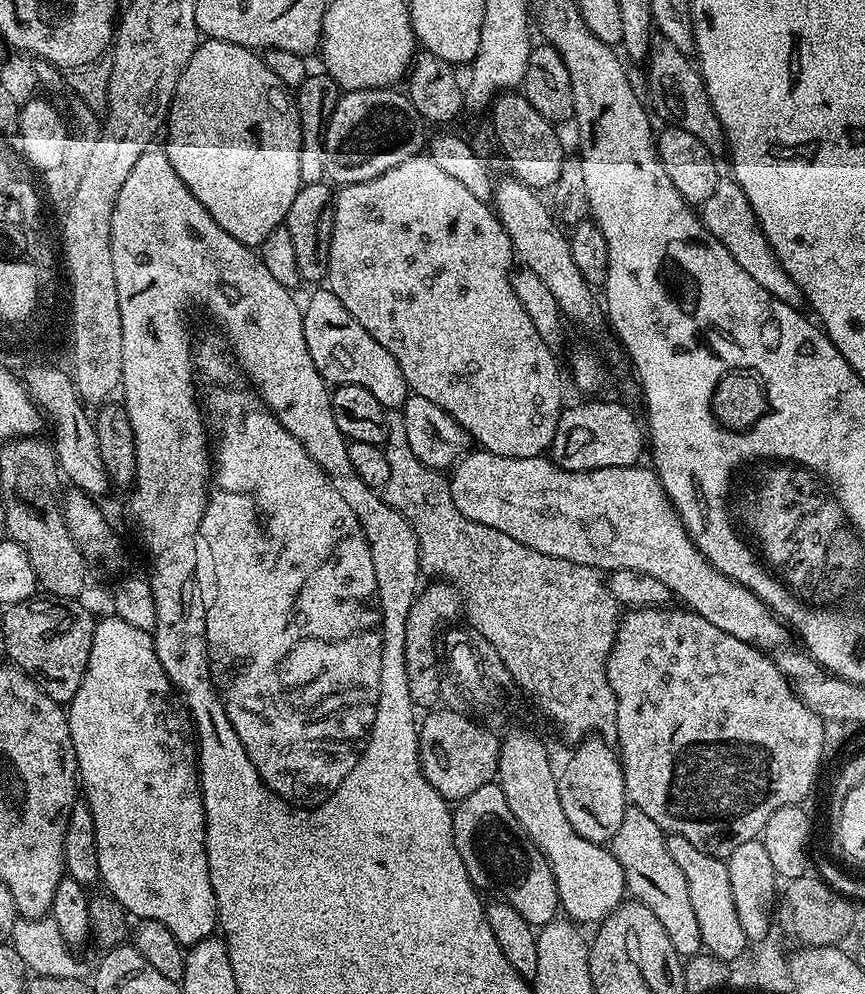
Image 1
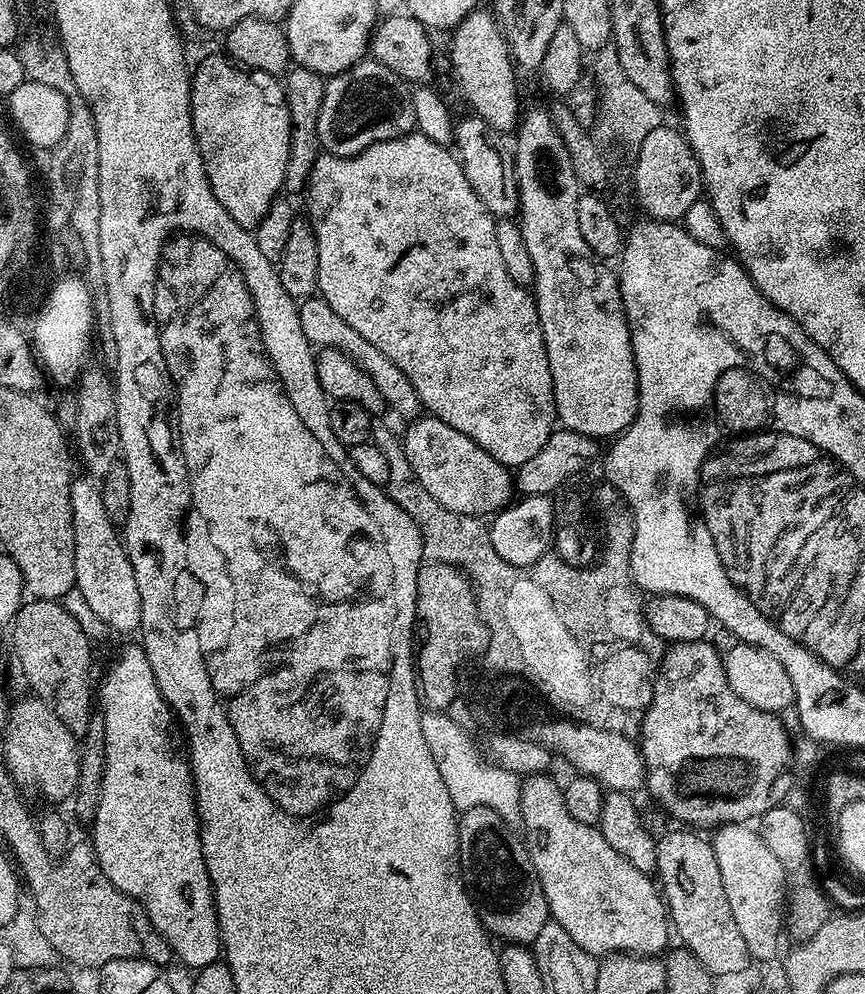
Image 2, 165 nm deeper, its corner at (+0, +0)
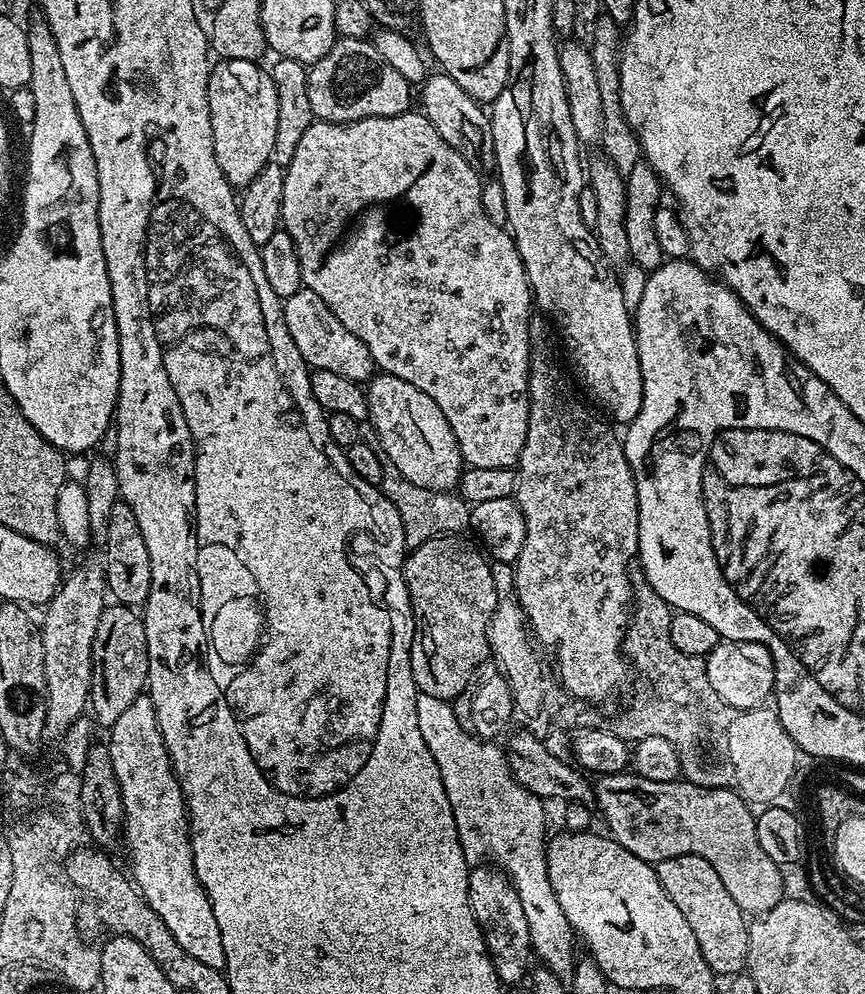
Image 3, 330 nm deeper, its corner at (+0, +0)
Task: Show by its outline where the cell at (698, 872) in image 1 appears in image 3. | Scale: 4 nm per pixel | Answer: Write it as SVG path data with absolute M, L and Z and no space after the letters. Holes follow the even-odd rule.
M679 856L666 858L655 865L658 882L662 882L662 890L678 906L682 918L690 930L694 930L694 938L698 938L698 950L702 950L702 958L706 958L706 966L717 977L739 977L748 967L748 930L749 921L746 913L740 909L738 902L730 898L722 878L718 878L718 870L706 862L706 858L697 856Z

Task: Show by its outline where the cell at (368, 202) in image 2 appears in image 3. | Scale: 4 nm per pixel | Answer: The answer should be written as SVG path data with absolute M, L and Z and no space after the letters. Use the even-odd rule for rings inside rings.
M409 110L397 116L391 116L390 118L362 118L349 124L331 124L325 120L316 120L306 130L306 134L302 134L302 139L298 142L298 150L294 150L294 158L288 164L288 167L284 169L280 222L283 231L288 232L290 238L294 238L294 246L298 250L298 262L302 270L304 287L314 290L314 294L318 294L318 298L322 298L322 302L326 302L326 306L330 306L334 318L338 318L338 322L342 322L342 326L346 326L346 330L350 330L350 334L354 334L354 338L360 339L362 346L366 346L366 350L370 350L370 358L374 358L376 367L381 373L393 376L394 378L402 378L402 382L410 382L410 386L418 386L418 390L422 390L422 394L427 394L428 397L434 398L434 402L438 402L438 410L442 410L442 414L446 414L446 422L450 422L450 430L454 434L456 445L462 454L465 465L469 468L515 469L516 465L520 462L522 446L526 446L526 430L530 422L528 363L530 362L530 354L532 353L530 326L534 319L534 301L532 299L532 287L528 285L528 275L524 269L524 263L516 249L516 241L512 239L511 231L505 230L501 225L490 222L490 218L486 218L486 210L482 210L481 187L481 173L474 171L466 162L466 158L462 158L462 154L458 154L458 150L454 150L440 137L438 130L434 130L434 126L430 126L428 119L419 110Z

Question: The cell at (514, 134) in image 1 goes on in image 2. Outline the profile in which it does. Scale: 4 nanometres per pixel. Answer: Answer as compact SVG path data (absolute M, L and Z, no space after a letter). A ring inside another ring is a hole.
M477 10L470 13L451 33L452 65L458 78L458 86L462 86L462 94L467 107L475 115L501 134L508 134L517 127L522 115L520 108L520 92L516 89L518 69L504 41L504 34L491 11Z

